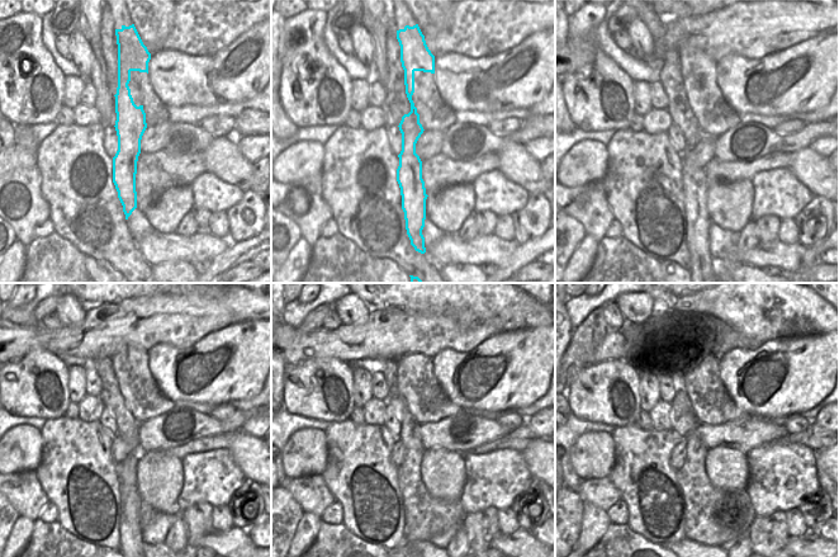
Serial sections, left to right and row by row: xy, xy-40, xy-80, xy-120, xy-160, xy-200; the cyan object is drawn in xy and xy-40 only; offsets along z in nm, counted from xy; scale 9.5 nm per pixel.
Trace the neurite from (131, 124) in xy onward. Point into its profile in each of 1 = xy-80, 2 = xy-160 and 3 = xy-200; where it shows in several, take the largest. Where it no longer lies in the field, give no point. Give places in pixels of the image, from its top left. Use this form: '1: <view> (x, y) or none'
1: xy-80 (696, 185)
2: xy-160 (404, 385)
3: xy-200 (687, 364)

